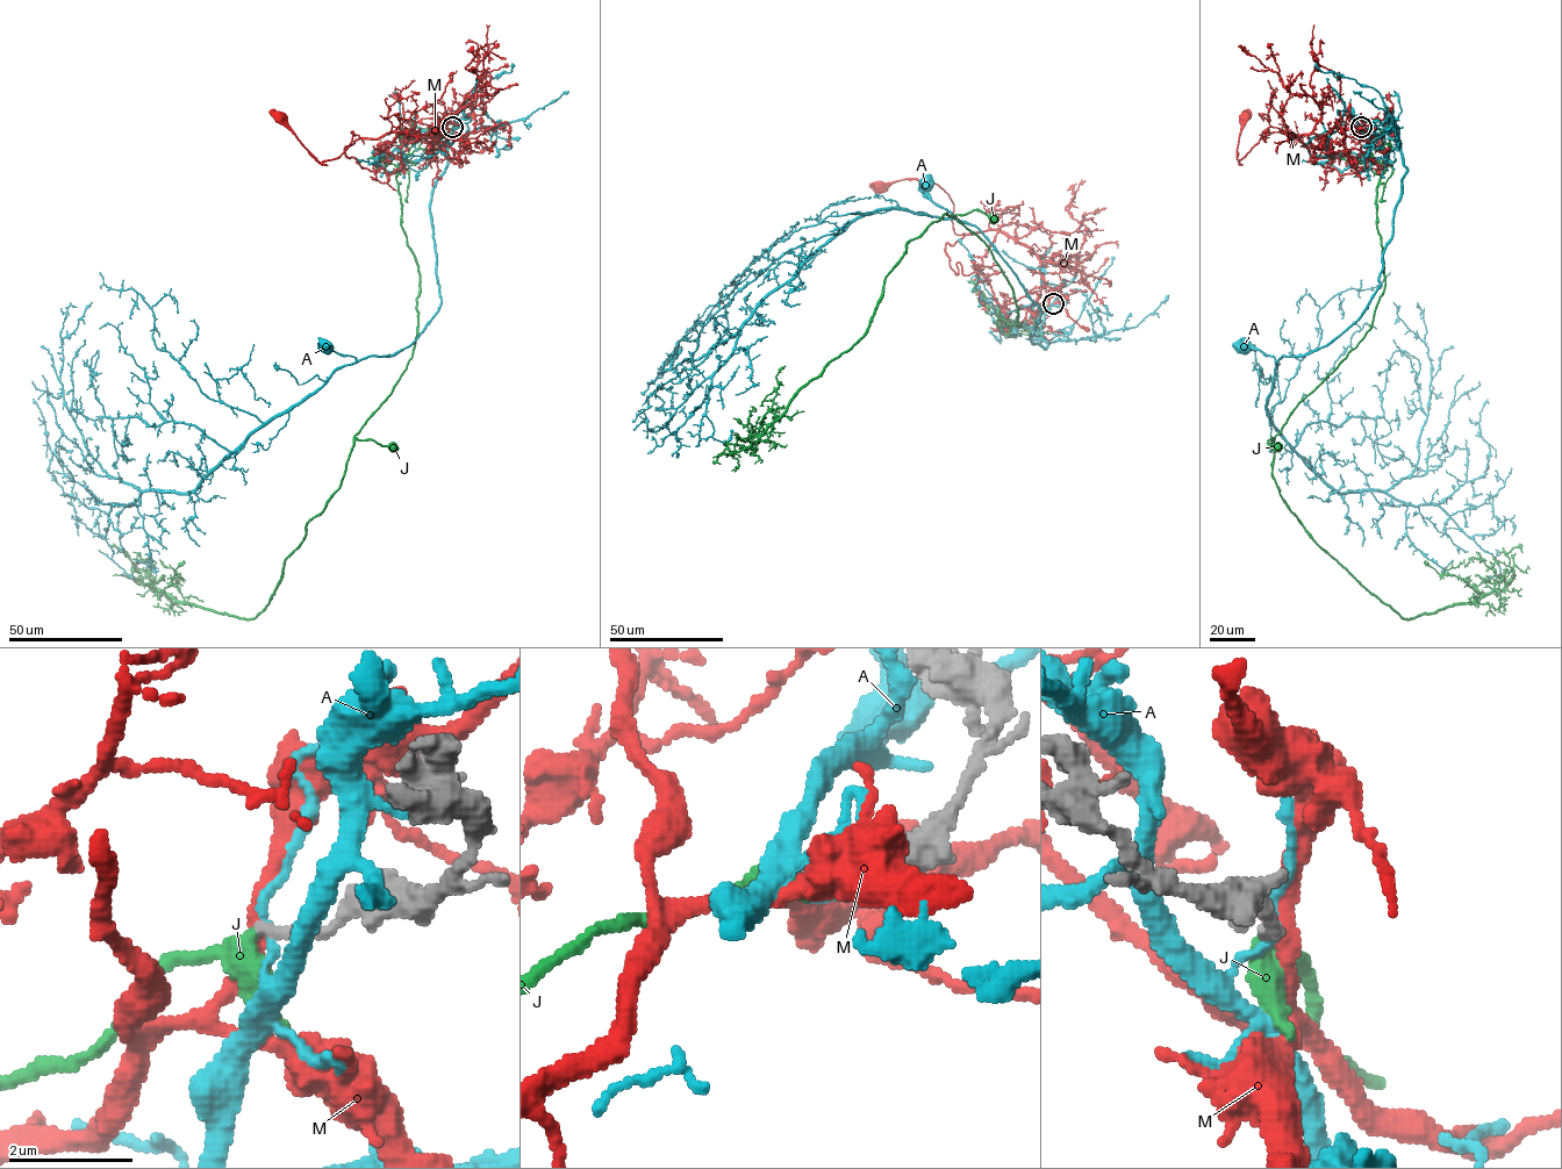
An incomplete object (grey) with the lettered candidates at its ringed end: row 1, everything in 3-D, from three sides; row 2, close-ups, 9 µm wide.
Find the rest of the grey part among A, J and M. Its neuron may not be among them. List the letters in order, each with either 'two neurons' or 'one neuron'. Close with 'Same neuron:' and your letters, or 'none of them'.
A: two neurons
J: one neuron
M: two neurons
Same neuron: J

